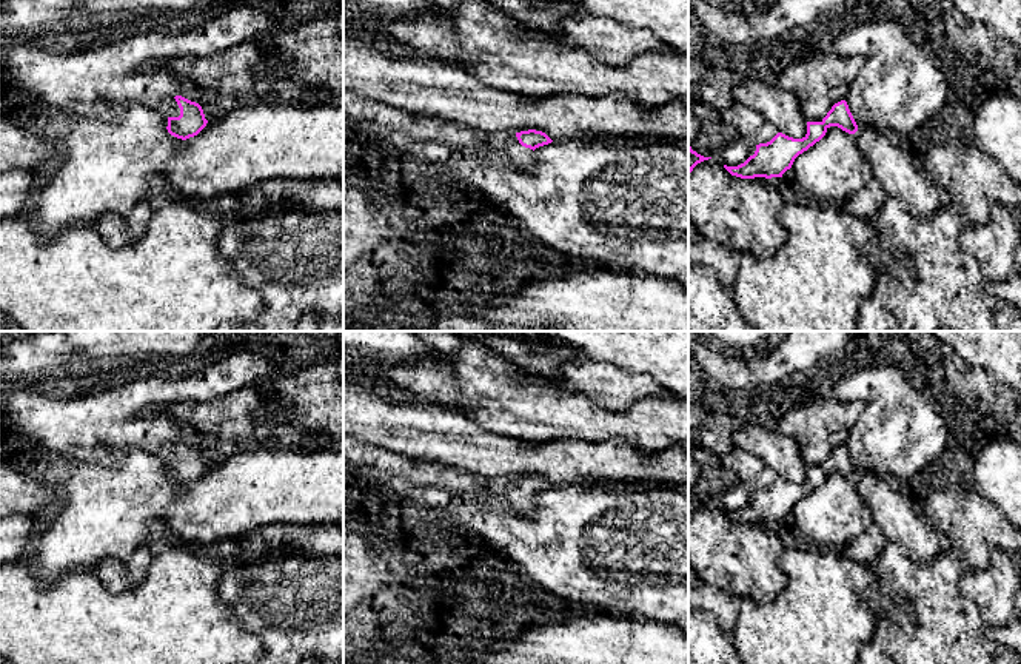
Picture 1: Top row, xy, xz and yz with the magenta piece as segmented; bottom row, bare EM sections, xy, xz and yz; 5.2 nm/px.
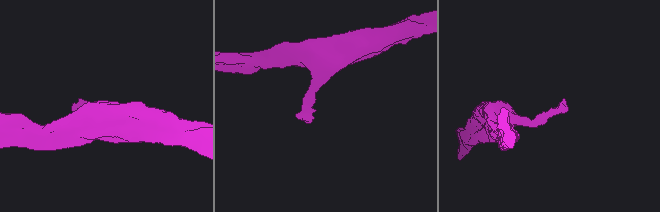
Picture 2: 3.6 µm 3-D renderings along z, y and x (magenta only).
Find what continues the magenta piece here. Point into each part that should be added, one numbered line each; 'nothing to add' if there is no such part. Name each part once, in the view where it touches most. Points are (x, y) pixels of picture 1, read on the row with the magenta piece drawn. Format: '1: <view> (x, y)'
1: xy (168, 107)

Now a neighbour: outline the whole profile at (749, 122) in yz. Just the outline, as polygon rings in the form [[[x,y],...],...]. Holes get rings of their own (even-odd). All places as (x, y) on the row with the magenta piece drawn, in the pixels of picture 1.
[[[733,103],[722,112],[722,119],[758,145],[770,142],[778,134],[778,129],[761,112],[742,103]]]

